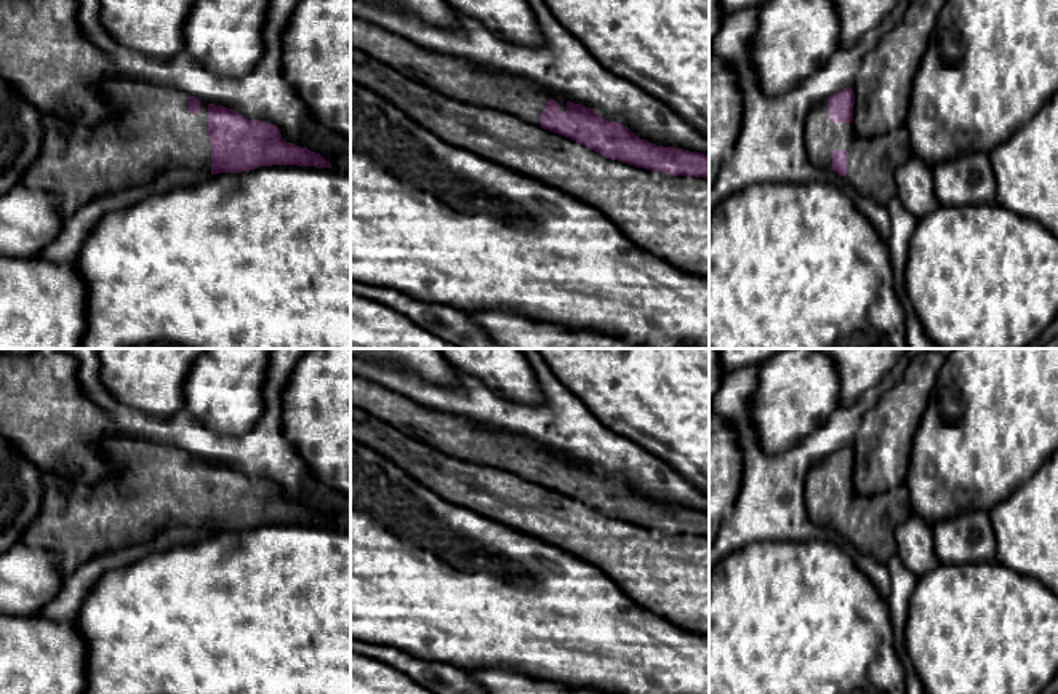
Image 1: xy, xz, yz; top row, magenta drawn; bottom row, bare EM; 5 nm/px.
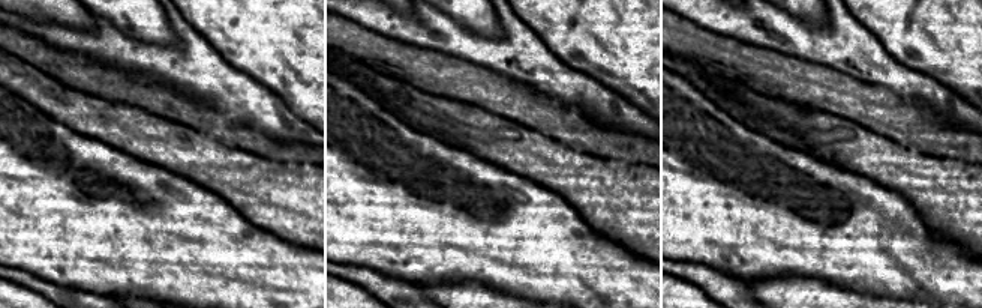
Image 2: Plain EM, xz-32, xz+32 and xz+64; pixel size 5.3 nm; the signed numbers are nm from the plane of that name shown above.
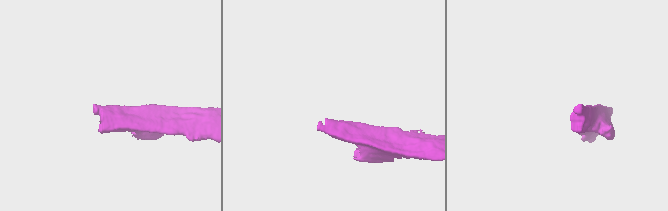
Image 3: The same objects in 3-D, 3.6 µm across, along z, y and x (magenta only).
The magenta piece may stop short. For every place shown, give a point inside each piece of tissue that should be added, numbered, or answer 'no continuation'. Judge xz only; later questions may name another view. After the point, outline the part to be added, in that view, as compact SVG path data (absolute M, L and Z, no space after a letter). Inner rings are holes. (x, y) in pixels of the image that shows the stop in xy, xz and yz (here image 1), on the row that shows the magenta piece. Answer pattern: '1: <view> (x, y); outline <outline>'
1: xz (450, 75); outline M354 16L351 48L447 98L506 112L536 126L541 126L541 114L551 99L567 110L567 99L535 82L426 50Z

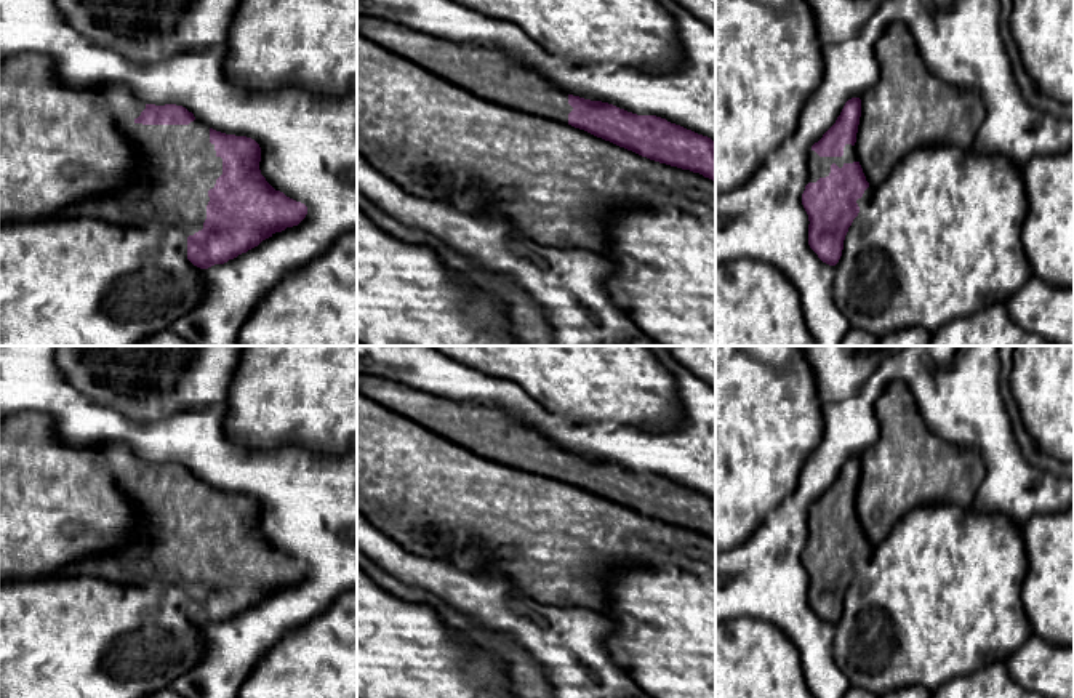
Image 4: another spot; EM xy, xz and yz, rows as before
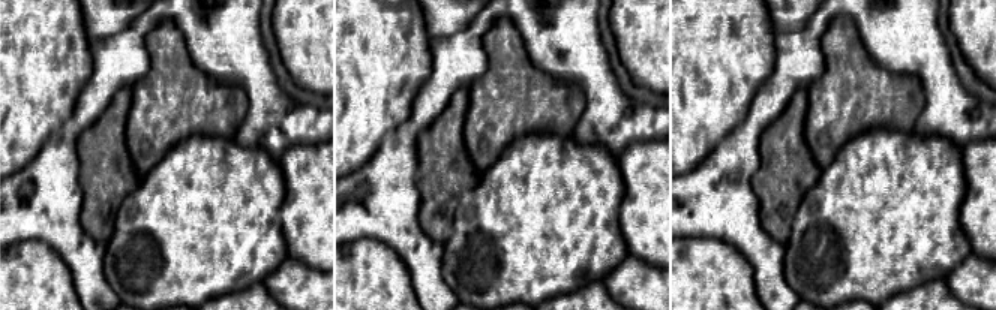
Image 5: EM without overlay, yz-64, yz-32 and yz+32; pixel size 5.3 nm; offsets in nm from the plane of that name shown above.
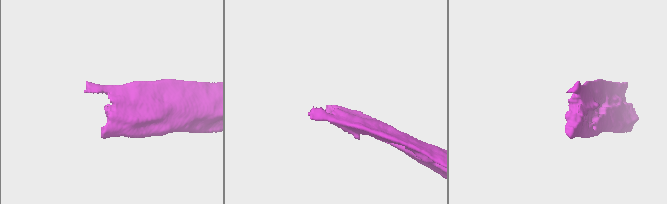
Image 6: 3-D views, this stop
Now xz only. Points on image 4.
1: xz (487, 72); outline M357 16L357 34L480 99L568 123L568 93L493 45L448 42L370 16Z

